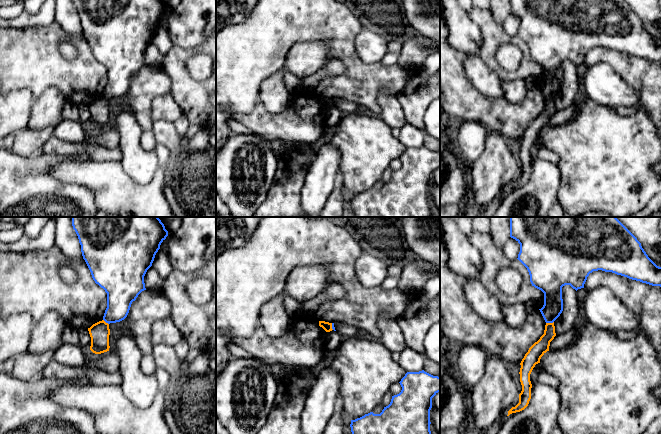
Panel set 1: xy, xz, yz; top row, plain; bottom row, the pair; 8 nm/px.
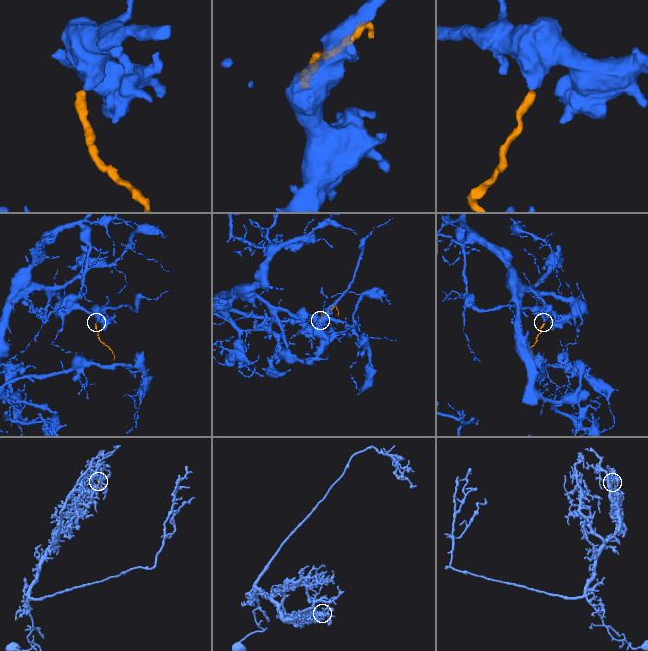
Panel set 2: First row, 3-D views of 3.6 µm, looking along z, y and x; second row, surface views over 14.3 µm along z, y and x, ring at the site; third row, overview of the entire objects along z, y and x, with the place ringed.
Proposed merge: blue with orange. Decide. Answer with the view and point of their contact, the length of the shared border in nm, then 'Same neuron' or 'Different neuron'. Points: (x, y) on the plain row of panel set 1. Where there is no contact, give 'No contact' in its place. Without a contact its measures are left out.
Touches blue at yz (549, 98). Shared border 70 nm. Different neuron

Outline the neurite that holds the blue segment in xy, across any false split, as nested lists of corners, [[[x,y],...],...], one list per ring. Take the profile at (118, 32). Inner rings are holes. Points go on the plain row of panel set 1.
[[[72,0],[81,28],[93,56],[107,69],[103,96],[110,100],[124,96],[131,80],[146,66],[144,52],[152,42],[161,19],[168,12],[164,0]]]

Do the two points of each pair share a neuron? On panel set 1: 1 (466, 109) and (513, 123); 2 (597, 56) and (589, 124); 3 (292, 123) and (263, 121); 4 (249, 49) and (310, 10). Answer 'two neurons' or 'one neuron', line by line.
1: one neuron
2: two neurons
3: one neuron
4: one neuron

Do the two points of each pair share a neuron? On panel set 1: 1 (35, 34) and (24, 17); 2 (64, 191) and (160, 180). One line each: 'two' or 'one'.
1: two
2: two

